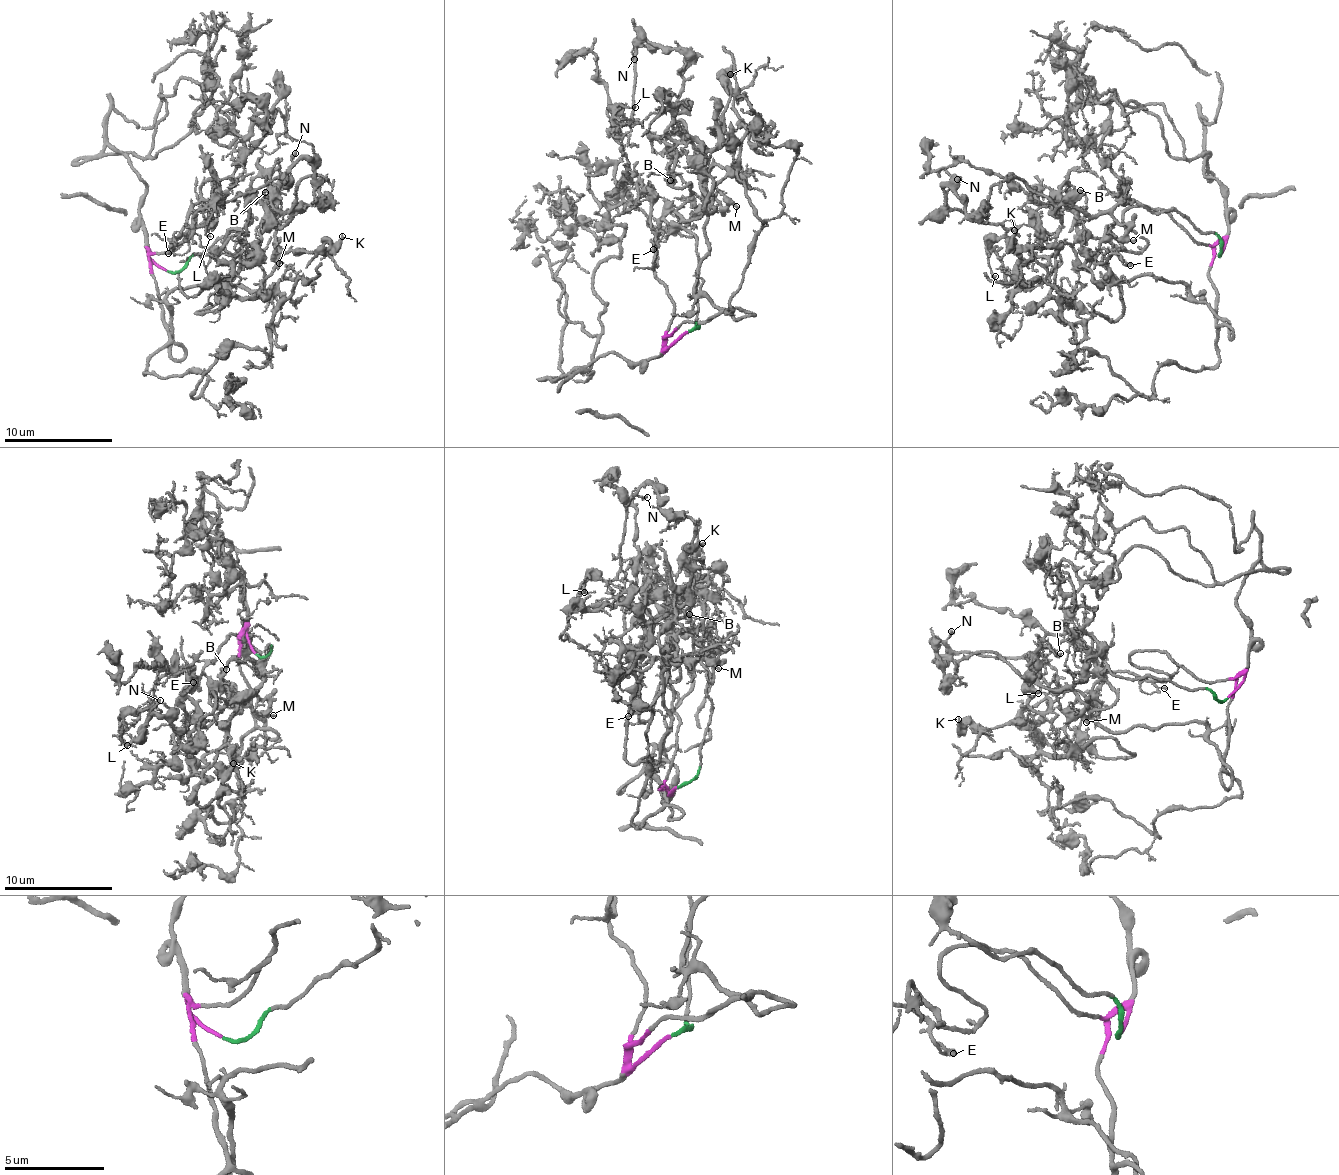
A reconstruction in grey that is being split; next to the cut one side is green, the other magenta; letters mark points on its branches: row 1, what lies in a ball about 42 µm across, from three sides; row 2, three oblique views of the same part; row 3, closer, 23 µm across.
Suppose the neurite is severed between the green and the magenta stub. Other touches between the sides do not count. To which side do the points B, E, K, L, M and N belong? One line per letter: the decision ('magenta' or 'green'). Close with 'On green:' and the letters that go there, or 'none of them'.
B: green
E: magenta
K: magenta
L: green
M: green
N: green
On green: B, L, M, N

